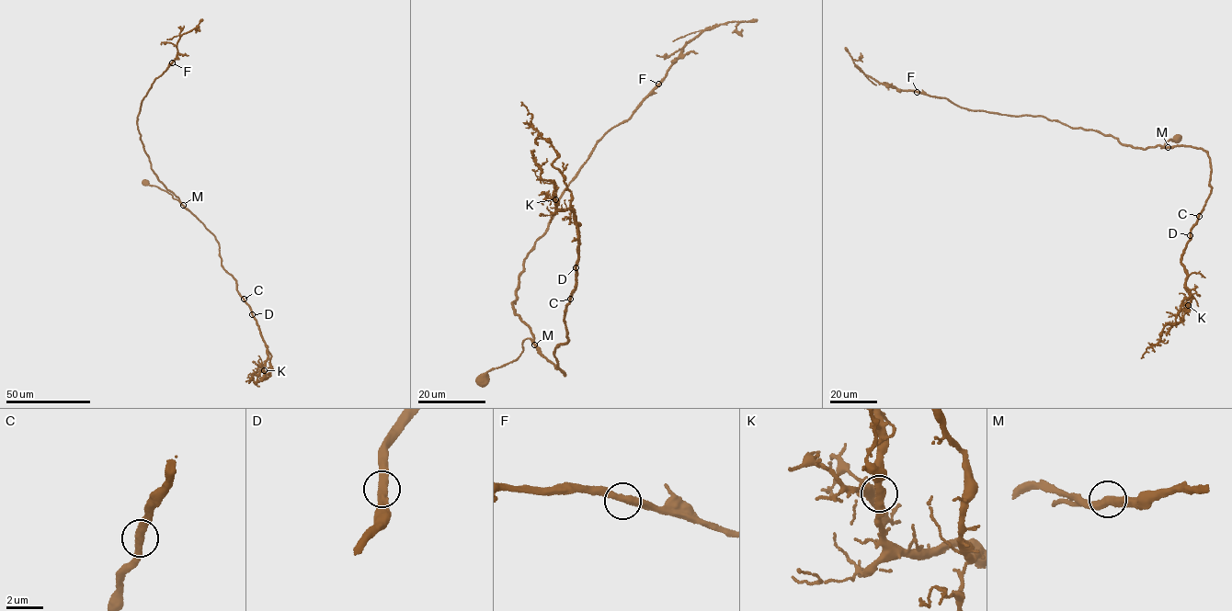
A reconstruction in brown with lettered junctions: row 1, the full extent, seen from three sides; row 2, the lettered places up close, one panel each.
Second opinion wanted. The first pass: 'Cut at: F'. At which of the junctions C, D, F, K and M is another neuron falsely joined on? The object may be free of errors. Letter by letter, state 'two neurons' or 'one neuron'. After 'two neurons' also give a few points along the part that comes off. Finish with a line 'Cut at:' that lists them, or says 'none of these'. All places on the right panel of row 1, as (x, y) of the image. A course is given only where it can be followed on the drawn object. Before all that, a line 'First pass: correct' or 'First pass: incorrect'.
First pass: incorrect
C: one neuron
D: one neuron
F: one neuron
K: one neuron
M: one neuron
Cut at: none of these

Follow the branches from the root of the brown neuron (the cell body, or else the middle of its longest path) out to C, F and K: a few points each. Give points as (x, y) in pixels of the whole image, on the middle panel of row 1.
C: (537, 346), (541, 356), (565, 375), (553, 353), (557, 345), (567, 341), (564, 311), (570, 299)
F: (537, 346), (530, 327), (511, 304), (524, 259), (596, 142), (628, 119), (658, 84)
K: (537, 346), (565, 375), (553, 353), (568, 340), (564, 311), (575, 288), (577, 225), (555, 199)

